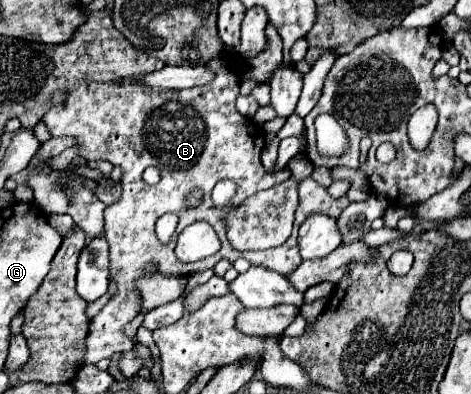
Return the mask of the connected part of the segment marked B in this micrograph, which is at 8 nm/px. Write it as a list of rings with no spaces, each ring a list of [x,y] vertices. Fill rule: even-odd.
[[[214,57],[206,63],[208,69],[214,71],[214,79],[206,85],[200,87],[190,87],[190,89],[176,89],[176,91],[160,91],[160,89],[132,89],[132,85],[120,87],[112,83],[96,83],[90,81],[88,85],[76,85],[76,89],[70,89],[68,97],[56,105],[56,109],[50,109],[42,121],[48,127],[48,133],[52,137],[62,137],[62,135],[72,135],[78,139],[80,143],[80,155],[86,161],[94,161],[94,159],[106,159],[112,165],[120,165],[122,167],[122,199],[110,207],[106,207],[104,217],[104,235],[108,239],[110,245],[110,267],[112,267],[112,279],[118,283],[118,293],[116,297],[110,299],[110,303],[92,319],[90,325],[90,333],[88,333],[88,341],[86,341],[86,363],[98,363],[100,359],[108,359],[114,353],[122,353],[122,351],[130,351],[134,347],[132,339],[124,333],[124,325],[130,323],[140,307],[142,307],[142,295],[138,289],[138,279],[144,275],[164,275],[164,277],[186,277],[204,269],[212,269],[220,259],[228,259],[230,263],[234,263],[238,257],[246,257],[252,265],[260,265],[260,267],[268,267],[280,275],[290,275],[292,271],[298,269],[298,265],[302,263],[302,257],[298,253],[298,243],[296,243],[296,235],[298,235],[298,227],[314,213],[326,213],[330,217],[336,219],[336,215],[342,213],[344,205],[348,205],[346,197],[340,199],[332,199],[324,187],[316,185],[312,177],[304,179],[299,185],[299,204],[295,212],[294,226],[292,233],[286,243],[278,248],[270,248],[261,251],[236,251],[234,247],[230,247],[228,239],[226,239],[226,215],[224,211],[216,211],[210,205],[210,191],[212,187],[220,181],[220,179],[232,179],[238,185],[236,197],[232,201],[230,207],[238,207],[244,199],[256,195],[258,191],[270,189],[276,183],[288,179],[291,173],[289,170],[282,170],[276,173],[266,173],[262,169],[260,163],[260,151],[264,147],[264,139],[262,139],[262,129],[256,127],[250,119],[242,117],[236,109],[236,99],[238,99],[238,87],[240,87],[240,79],[242,79],[242,71],[234,67],[234,63],[242,63],[240,59],[230,59],[230,57]],[[146,167],[158,167],[160,169],[160,183],[158,185],[146,185],[142,179],[142,171]],[[192,189],[200,189],[202,191],[202,203],[194,209],[186,207],[186,197],[192,193]],[[164,213],[176,213],[180,217],[176,233],[172,237],[172,241],[168,245],[158,247],[158,239],[154,235],[154,223],[160,215]],[[192,221],[208,221],[220,241],[222,247],[216,255],[210,255],[206,259],[200,259],[196,263],[180,263],[174,255],[174,245],[176,245],[176,237],[180,235],[180,229],[184,229],[186,225],[190,225]]]

